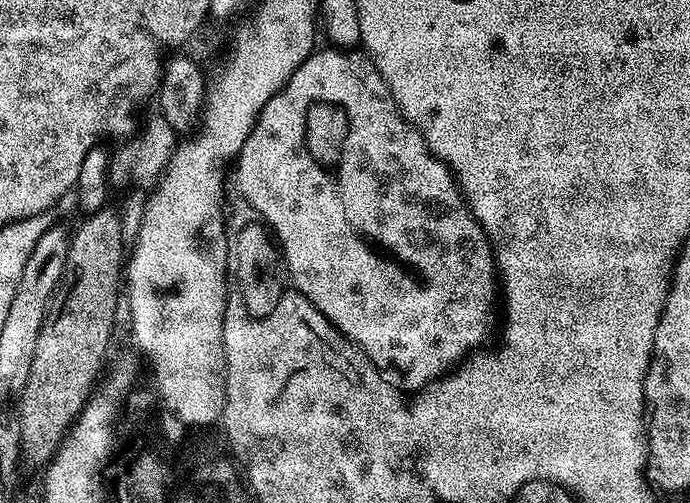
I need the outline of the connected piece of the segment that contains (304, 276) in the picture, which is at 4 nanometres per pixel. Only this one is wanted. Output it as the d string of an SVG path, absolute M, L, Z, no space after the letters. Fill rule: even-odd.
M332 46L326 48L325 52L320 52L320 50L313 51L312 55L306 58L306 62L302 62L302 66L298 66L298 70L294 70L294 74L288 80L288 84L281 92L274 94L274 98L270 98L270 102L266 102L266 106L260 111L260 116L280 116L280 114L322 114L322 116L310 116L310 118L314 118L316 124L324 124L324 126L322 126L324 132L322 132L322 134L316 134L316 140L322 138L322 148L324 148L324 150L322 150L324 156L322 156L322 160L318 160L318 162L322 162L322 166L324 166L324 164L330 166L332 160L334 160L334 166L340 166L340 168L342 168L342 154L346 154L346 180L322 180L322 182L256 182L256 131L252 128L250 134L246 138L246 142L242 146L240 155L234 164L234 172L236 168L236 180L240 183L240 190L238 190L238 192L241 197L253 204L254 208L257 210L259 219L267 225L271 235L278 241L278 248L282 253L283 263L285 265L288 263L288 272L292 275L293 282L296 283L293 284L295 291L302 293L302 295L305 296L305 298L307 298L310 303L313 304L313 306L315 306L315 308L317 308L317 310L320 311L339 332L341 332L342 335L347 336L353 344L357 344L357 346L370 358L372 365L376 367L379 372L384 373L386 382L390 382L390 386L399 388L401 393L414 394L423 388L425 384L431 383L433 380L437 379L441 373L451 369L458 361L467 357L474 349L477 349L481 345L479 343L483 340L484 335L487 334L488 319L492 316L492 298L495 294L497 297L498 294L496 262L492 259L492 246L488 243L488 238L485 236L483 230L480 229L480 223L472 217L472 211L468 209L468 204L464 201L464 195L460 192L460 188L457 186L456 179L452 176L452 172L445 164L443 164L443 162L441 162L441 160L438 159L438 157L433 156L432 153L429 152L426 142L420 137L420 133L417 132L399 112L397 112L396 103L392 100L392 95L386 86L386 82L382 78L382 74L378 74L378 70L372 65L372 62L368 59L367 55L360 50L337 50ZM328 114L344 114L344 116L338 116L340 120L334 120L334 122L338 122L338 124L336 124L338 130L336 130L334 136L332 136L332 132L330 132L330 128L332 128L330 122L332 122L332 120L330 120Z

